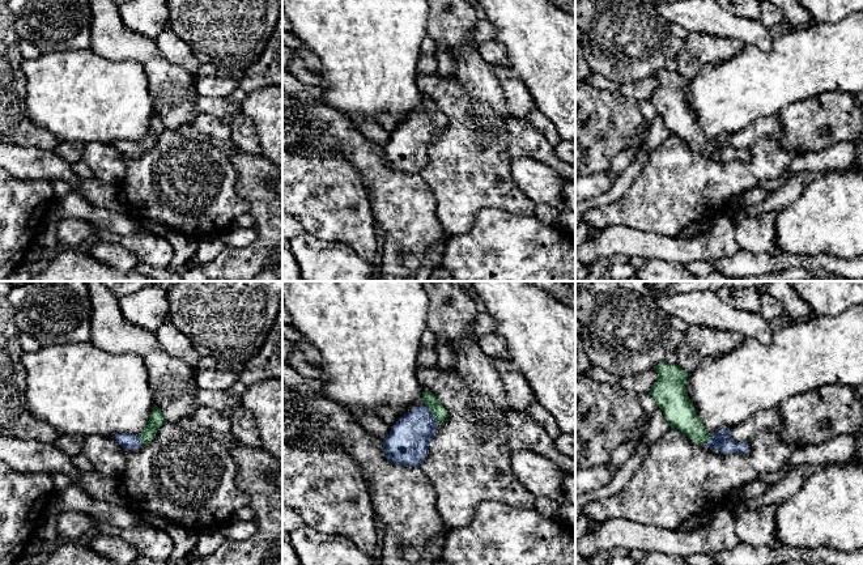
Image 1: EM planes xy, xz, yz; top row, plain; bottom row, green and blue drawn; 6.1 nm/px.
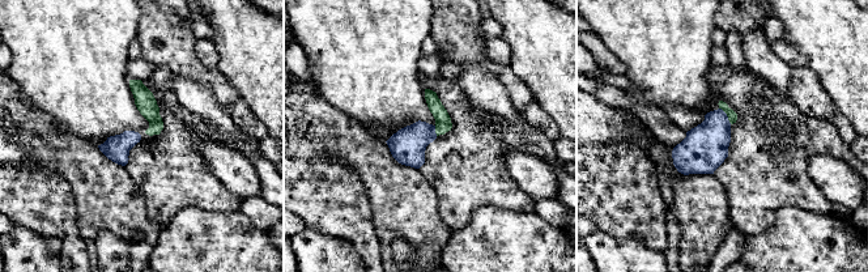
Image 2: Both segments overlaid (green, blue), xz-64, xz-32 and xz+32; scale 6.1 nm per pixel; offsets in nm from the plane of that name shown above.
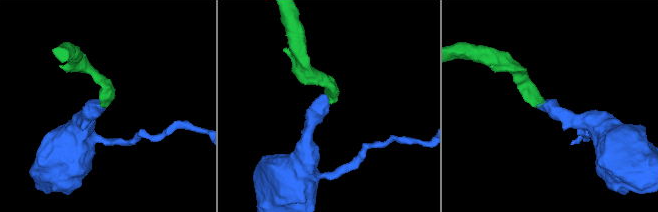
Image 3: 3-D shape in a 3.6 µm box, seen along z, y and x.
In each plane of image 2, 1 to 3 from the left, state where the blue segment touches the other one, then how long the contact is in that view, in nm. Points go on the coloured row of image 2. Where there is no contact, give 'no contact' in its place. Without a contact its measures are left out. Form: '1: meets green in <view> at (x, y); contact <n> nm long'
1: no contact
2: meets green in xz-32 at (435, 131); contact 70 nm long
3: meets green in xz+32 at (727, 115); contact 130 nm long

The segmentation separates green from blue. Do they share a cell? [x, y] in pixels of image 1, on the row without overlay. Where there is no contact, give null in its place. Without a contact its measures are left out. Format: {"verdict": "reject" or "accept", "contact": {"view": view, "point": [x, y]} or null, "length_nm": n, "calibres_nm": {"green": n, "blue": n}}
{"verdict": "accept", "contact": {"view": "xz", "point": [433, 122]}, "length_nm": 150, "calibres_nm": {"green": 90, "blue": 260}}

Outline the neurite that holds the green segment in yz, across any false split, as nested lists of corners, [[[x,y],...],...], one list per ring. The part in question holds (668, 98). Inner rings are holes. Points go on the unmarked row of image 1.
[[[666,68],[659,69],[654,77],[658,80],[658,88],[649,101],[655,106],[656,114],[663,118],[671,135],[679,136],[694,150],[717,156],[723,161],[747,161],[749,158],[747,149],[736,149],[731,145],[730,135],[715,140],[705,136],[685,98],[688,86],[685,77],[677,71],[669,72]]]

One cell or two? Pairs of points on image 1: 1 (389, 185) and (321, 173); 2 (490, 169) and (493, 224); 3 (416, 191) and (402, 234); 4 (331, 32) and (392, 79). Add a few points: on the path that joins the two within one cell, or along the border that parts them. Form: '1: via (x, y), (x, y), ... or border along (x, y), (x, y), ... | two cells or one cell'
1: border along (343, 156), (360, 173), (370, 209) | two cells
2: border along (522, 217), (501, 209), (481, 208), (468, 229) | two cells
3: via (407, 202), (407, 224) | one cell
4: via (347, 33), (377, 63) | one cell

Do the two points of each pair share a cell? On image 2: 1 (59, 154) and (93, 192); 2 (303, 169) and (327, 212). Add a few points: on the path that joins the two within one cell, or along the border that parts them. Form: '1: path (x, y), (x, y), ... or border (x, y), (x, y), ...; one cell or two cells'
1: path (68, 162), (89, 183); one cell
2: path (305, 179), (324, 202); one cell

